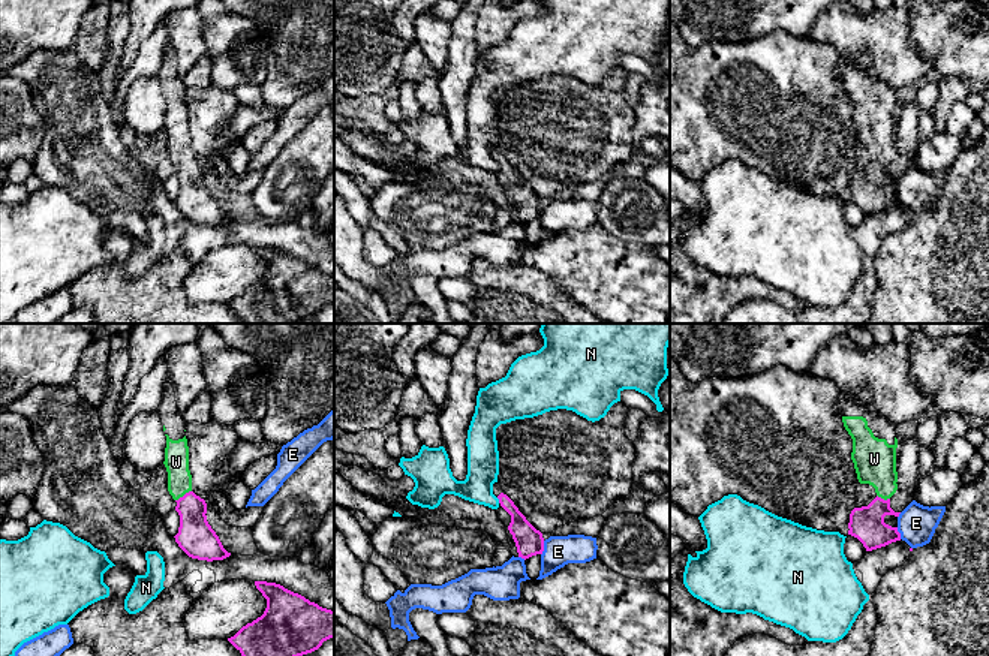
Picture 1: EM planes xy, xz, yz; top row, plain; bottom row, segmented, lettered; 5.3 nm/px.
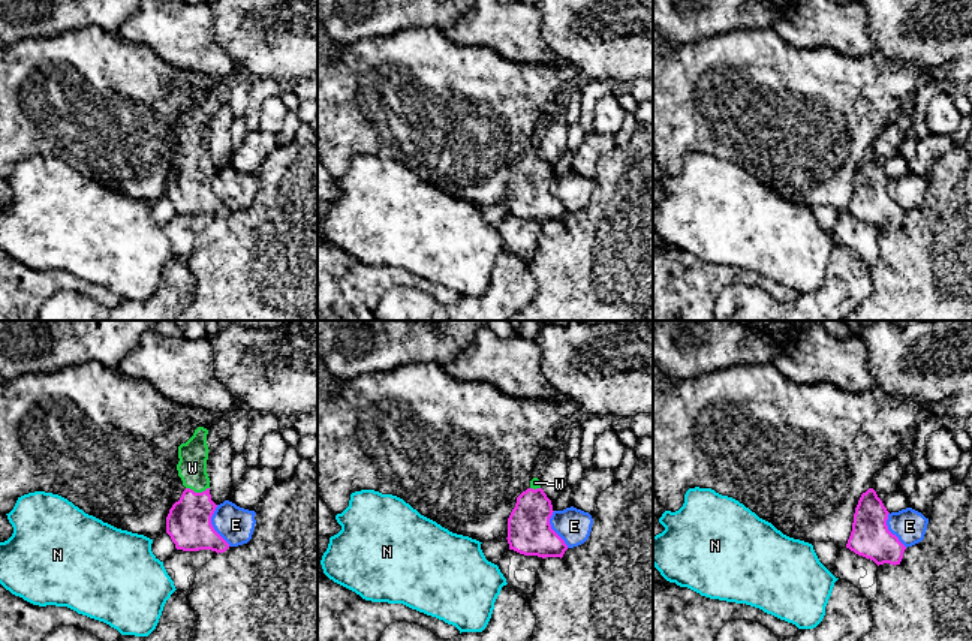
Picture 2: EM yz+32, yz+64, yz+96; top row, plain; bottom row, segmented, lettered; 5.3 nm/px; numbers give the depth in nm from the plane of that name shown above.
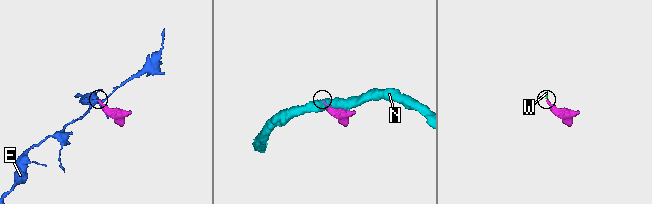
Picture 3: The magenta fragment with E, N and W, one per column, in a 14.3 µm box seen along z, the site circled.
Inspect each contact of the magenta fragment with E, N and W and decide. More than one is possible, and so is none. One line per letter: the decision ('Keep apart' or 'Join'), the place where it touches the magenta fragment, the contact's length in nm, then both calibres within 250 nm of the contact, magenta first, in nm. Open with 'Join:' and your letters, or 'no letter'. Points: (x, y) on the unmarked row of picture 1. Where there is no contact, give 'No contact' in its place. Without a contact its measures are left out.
Join: W
E: Keep apart. Touches magenta at xz (543, 213). Shared border 80 nm. Thickness 150 nm (magenta) against 160 nm
N: Keep apart. Touches magenta at xz (499, 165). Shared border 40 nm. Thickness 140 nm (magenta) against 180 nm
W: Join. Touches magenta at xy (185, 159). Shared border 110 nm. Thickness 200 nm (magenta) against 130 nm

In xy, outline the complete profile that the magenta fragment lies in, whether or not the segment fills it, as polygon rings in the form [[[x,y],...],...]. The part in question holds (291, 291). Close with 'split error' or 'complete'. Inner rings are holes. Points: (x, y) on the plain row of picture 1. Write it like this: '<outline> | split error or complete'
[[[276,247],[255,250],[267,264],[264,279],[228,303],[244,324],[295,324],[334,303],[334,276]]] | complete

